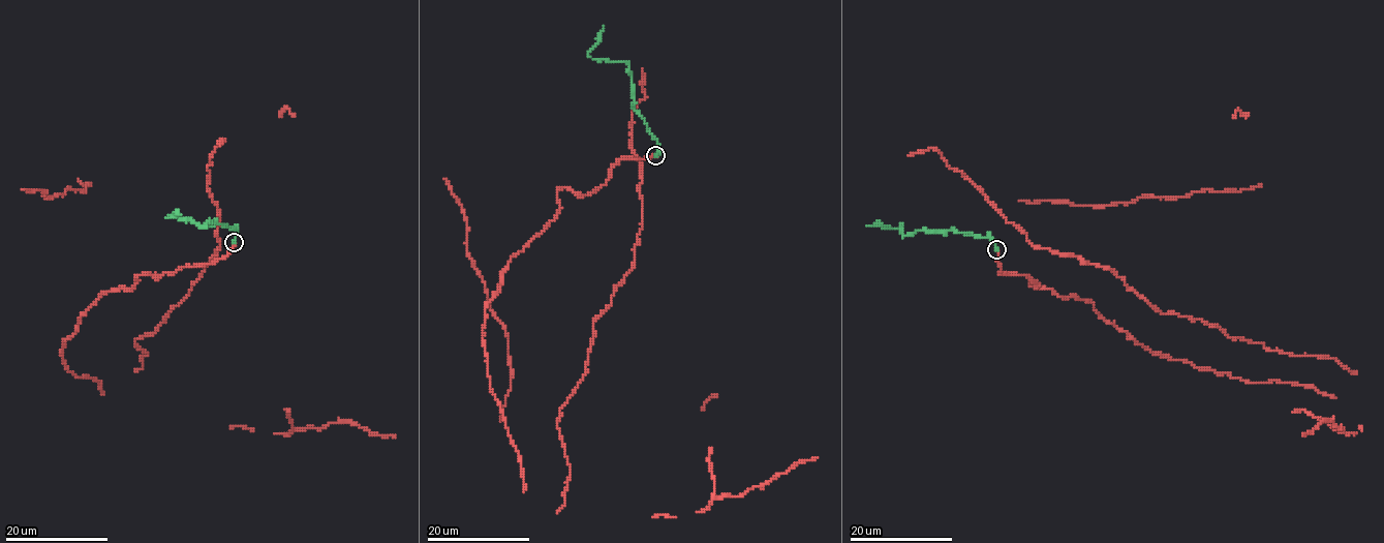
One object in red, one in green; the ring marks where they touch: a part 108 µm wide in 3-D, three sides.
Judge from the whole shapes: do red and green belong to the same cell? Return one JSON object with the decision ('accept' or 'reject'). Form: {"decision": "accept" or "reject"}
{"decision": "accept"}

